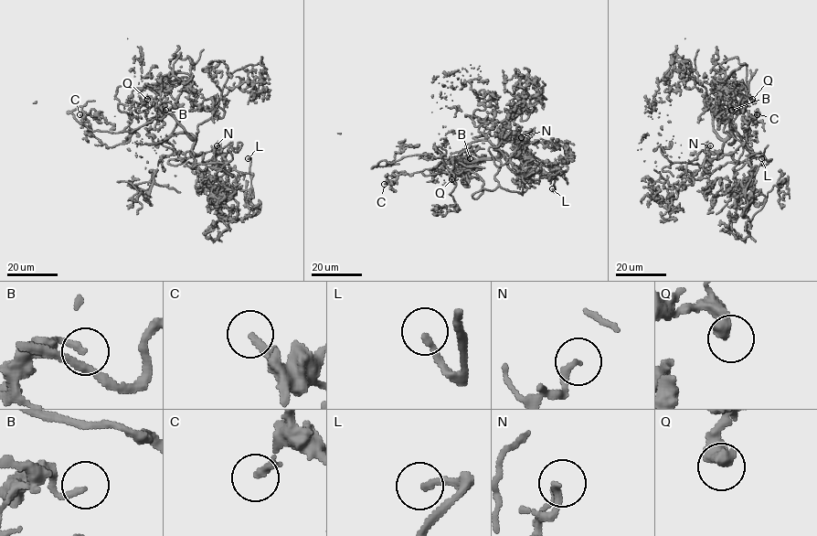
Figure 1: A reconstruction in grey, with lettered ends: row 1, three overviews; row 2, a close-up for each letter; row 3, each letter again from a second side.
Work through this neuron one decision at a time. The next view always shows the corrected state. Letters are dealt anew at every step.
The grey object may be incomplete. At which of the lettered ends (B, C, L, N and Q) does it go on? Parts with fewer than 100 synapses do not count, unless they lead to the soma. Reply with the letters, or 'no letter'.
no letter

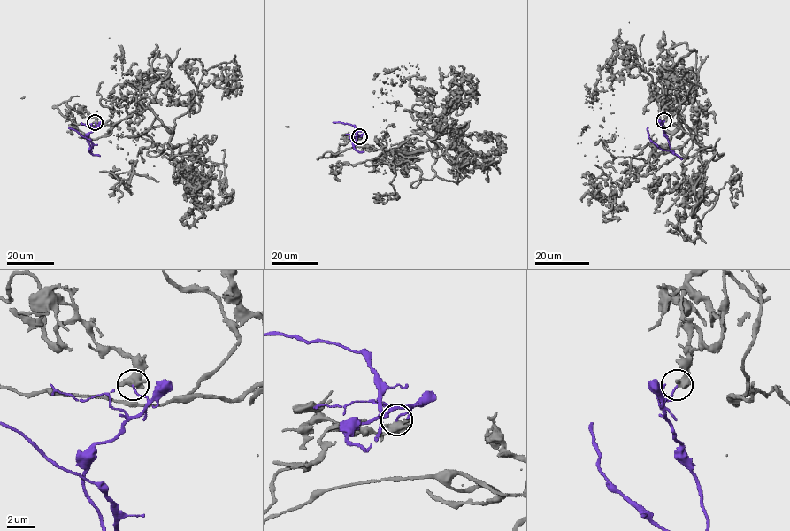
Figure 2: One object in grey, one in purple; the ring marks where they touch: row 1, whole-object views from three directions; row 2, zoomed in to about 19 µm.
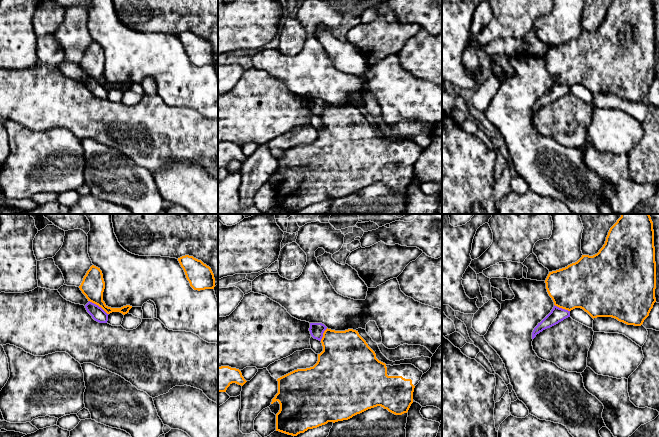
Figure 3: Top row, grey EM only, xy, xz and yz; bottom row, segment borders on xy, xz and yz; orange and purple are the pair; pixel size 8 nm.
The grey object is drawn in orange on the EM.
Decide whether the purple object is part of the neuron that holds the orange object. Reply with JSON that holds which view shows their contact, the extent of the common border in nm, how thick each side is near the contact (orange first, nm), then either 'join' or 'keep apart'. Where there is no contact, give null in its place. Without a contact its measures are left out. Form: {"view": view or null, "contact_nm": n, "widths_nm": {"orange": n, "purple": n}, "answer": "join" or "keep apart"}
{"view": "xy", "contact_nm": 200, "widths_nm": {"orange": 190, "purple": 110}, "answer": "keep apart"}

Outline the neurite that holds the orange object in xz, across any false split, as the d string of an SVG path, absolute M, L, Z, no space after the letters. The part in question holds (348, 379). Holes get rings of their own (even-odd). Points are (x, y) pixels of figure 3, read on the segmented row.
M326 329L321 339L323 351L318 354L317 363L310 368L294 370L280 378L278 393L271 404L278 401L280 410L276 414L276 431L297 436L308 429L317 428L328 422L348 420L368 409L381 406L395 415L407 413L413 403L415 386L421 380L423 372L412 364L386 365L376 358L375 352L368 346L358 331L348 329L335 331Z

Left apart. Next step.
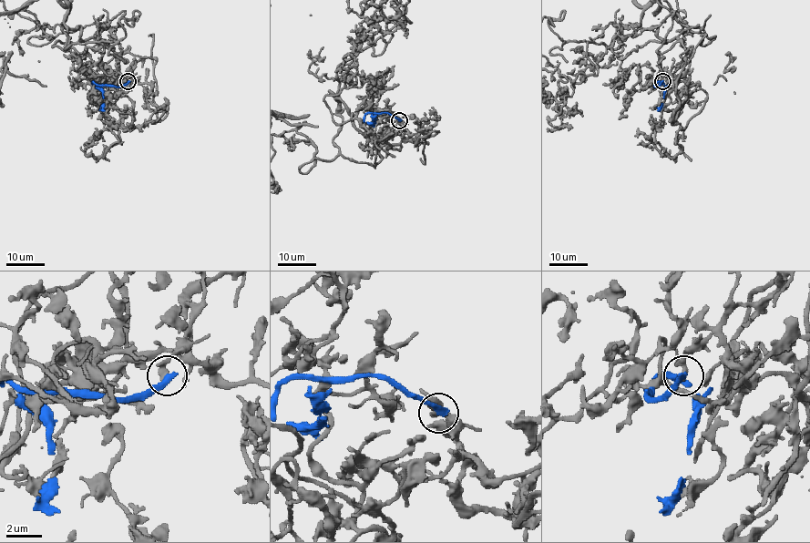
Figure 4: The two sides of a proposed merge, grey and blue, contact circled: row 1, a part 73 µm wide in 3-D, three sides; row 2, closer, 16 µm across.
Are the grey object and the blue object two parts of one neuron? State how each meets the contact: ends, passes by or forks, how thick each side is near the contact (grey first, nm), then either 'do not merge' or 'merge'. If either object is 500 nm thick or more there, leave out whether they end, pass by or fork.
grey ends; blue ends; calibres 360 and 360 nm; do not merge

